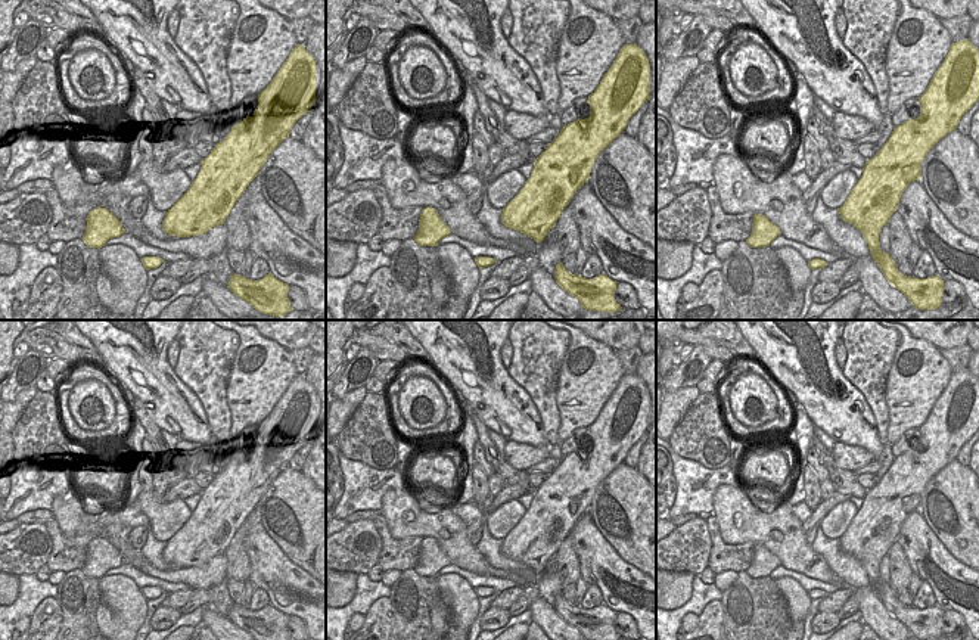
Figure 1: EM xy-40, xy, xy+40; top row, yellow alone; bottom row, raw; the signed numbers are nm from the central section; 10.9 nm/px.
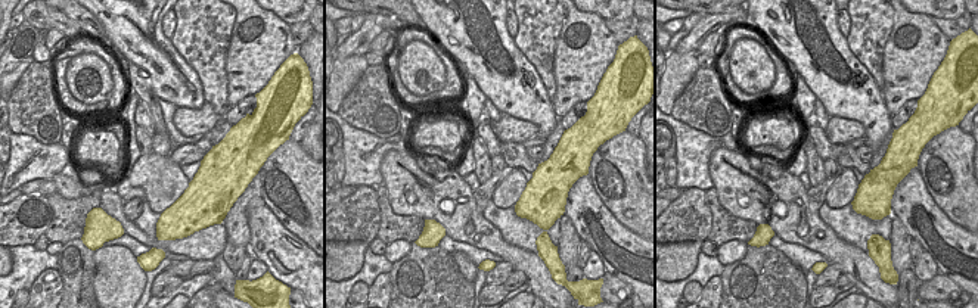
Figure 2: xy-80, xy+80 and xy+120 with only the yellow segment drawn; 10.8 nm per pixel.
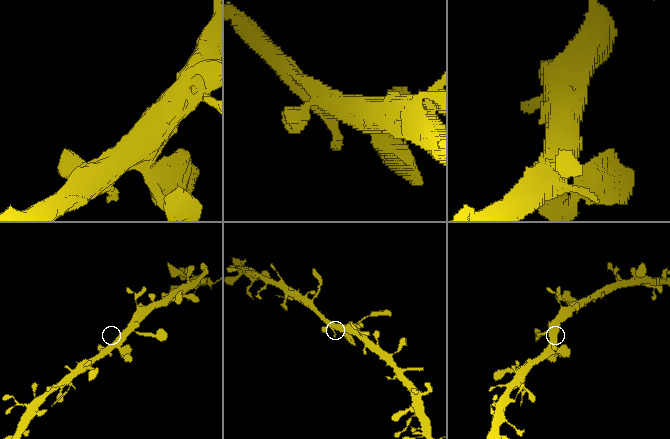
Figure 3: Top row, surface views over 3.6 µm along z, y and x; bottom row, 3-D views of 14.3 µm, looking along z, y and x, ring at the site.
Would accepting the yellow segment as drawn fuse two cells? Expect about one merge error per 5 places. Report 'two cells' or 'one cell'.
one cell

